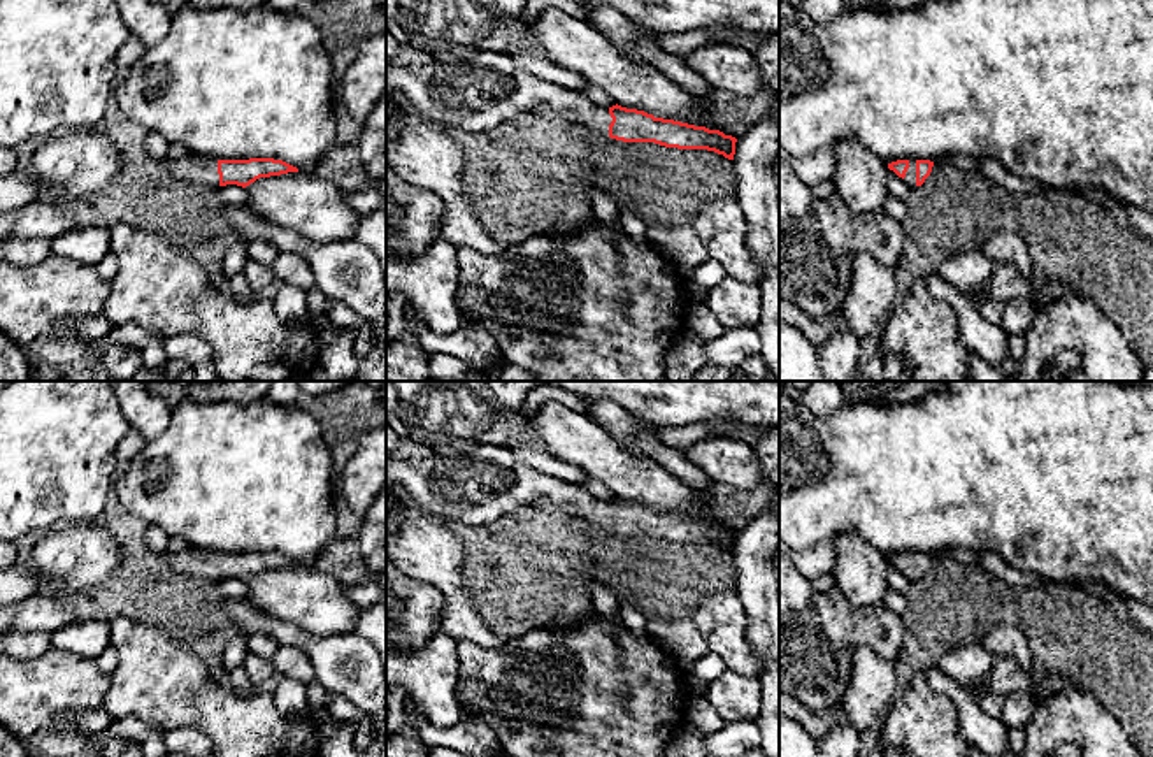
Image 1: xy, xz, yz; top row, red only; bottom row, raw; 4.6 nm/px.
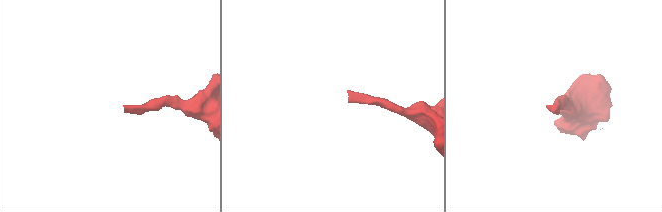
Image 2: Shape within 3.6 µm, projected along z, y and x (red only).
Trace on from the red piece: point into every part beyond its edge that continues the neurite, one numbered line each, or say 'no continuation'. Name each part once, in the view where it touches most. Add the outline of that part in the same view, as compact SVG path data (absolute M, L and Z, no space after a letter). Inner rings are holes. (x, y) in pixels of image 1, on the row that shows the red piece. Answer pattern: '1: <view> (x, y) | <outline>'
1: xz (472, 95) | M479 51L455 63L395 67L386 61L386 93L393 91L455 135L483 133L541 107L604 137L612 121L609 109L584 93L539 79L497 51Z

